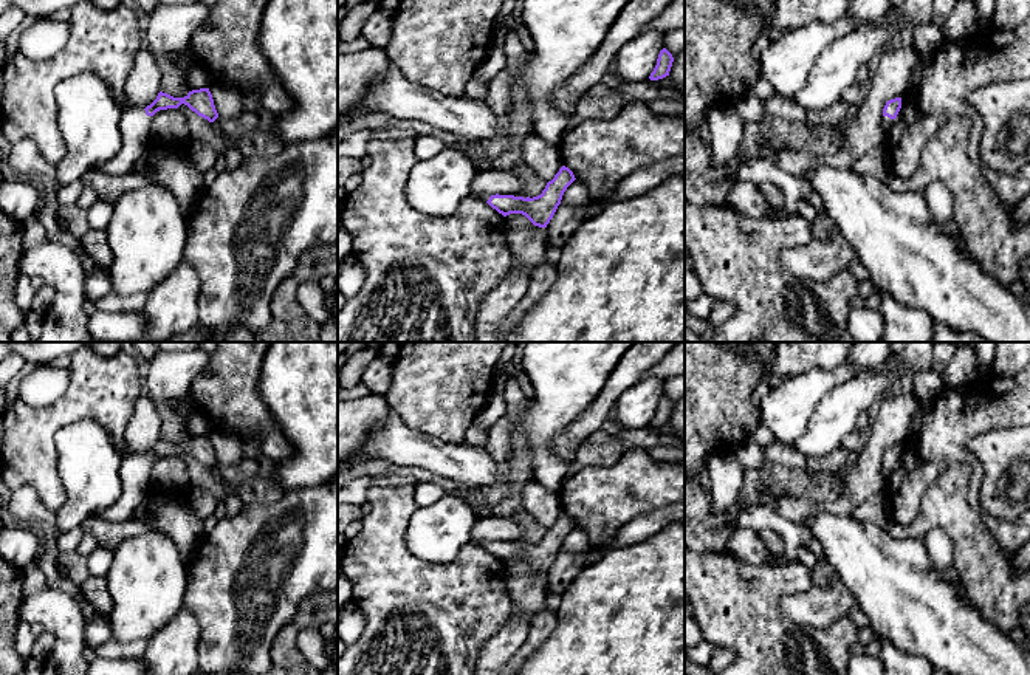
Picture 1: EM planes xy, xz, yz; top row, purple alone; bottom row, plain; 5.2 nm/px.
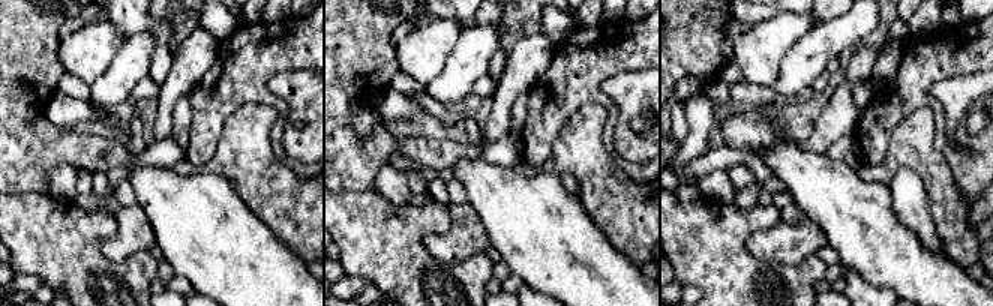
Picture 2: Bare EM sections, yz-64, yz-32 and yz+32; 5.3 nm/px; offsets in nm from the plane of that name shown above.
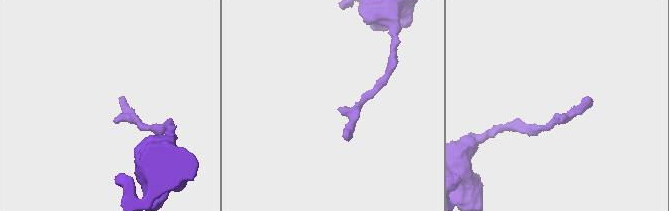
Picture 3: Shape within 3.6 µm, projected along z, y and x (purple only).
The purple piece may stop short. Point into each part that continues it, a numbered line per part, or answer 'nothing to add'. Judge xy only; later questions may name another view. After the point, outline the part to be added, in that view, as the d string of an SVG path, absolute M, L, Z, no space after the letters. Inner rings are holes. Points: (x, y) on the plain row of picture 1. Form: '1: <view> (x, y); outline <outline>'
1: xy (135, 472); outline M144 455L124 457L119 469L122 494L115 505L98 511L96 516L108 522L132 519L136 506L150 491L150 471L152 463L147 463Z

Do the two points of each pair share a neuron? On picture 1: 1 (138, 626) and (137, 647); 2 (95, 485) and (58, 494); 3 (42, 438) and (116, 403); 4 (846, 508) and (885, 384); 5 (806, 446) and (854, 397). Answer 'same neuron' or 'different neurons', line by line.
1: different neurons
2: different neurons
3: same neuron
4: different neurons
5: same neuron

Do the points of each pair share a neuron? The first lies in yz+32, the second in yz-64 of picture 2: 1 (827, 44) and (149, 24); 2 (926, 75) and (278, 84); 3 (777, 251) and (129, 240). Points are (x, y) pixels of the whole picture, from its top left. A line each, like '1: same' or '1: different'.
1: different
2: different
3: same

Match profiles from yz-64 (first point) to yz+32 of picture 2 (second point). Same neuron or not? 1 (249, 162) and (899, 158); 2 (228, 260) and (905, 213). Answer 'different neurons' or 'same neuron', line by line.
1: same neuron
2: different neurons

